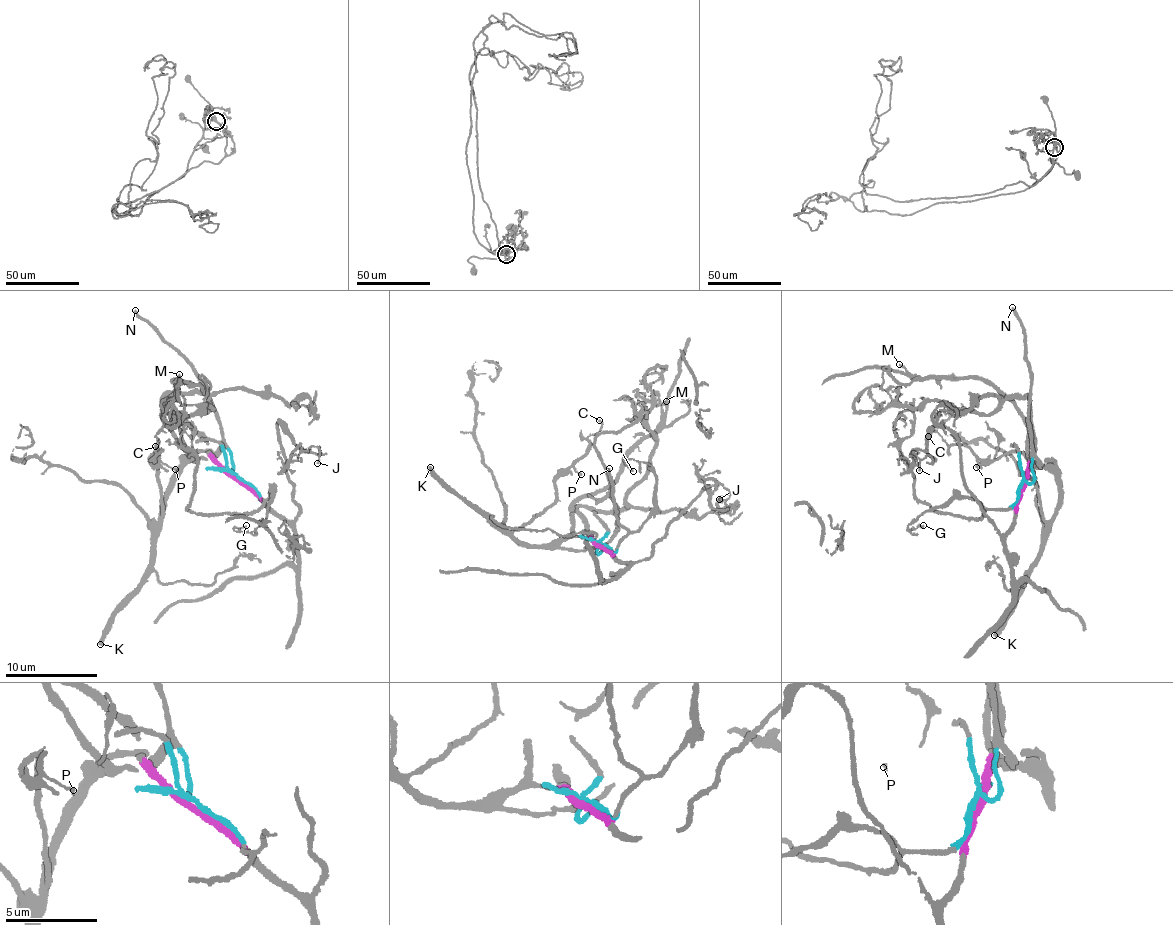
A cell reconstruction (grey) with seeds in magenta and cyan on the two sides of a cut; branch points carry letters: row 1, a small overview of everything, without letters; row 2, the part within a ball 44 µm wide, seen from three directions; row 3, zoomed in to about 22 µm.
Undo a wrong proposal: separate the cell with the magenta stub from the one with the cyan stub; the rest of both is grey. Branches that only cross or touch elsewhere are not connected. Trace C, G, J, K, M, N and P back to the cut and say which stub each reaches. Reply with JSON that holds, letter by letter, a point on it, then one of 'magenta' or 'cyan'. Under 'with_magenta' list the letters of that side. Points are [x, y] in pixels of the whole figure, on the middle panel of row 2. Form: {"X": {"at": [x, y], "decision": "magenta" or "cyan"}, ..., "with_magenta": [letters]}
{"C": {"at": [599, 420], "decision": "cyan"}, "G": {"at": [633, 471], "decision": "cyan"}, "J": {"at": [719, 499], "decision": "magenta"}, "K": {"at": [430, 467], "decision": "cyan"}, "M": {"at": [666, 401], "decision": "cyan"}, "N": {"at": [609, 468], "decision": "cyan"}, "P": {"at": [581, 474], "decision": "cyan"}, "with_magenta": ["J"]}

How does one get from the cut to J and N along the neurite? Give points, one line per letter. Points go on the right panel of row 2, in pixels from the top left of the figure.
J: (1022, 487), (1001, 534), (967, 488), (953, 434), (938, 425), (932, 430), (925, 450), (912, 455), (919, 471)
N: (1022, 484), (1034, 477), (1028, 411), (1031, 387), (1027, 348), (1011, 307)

